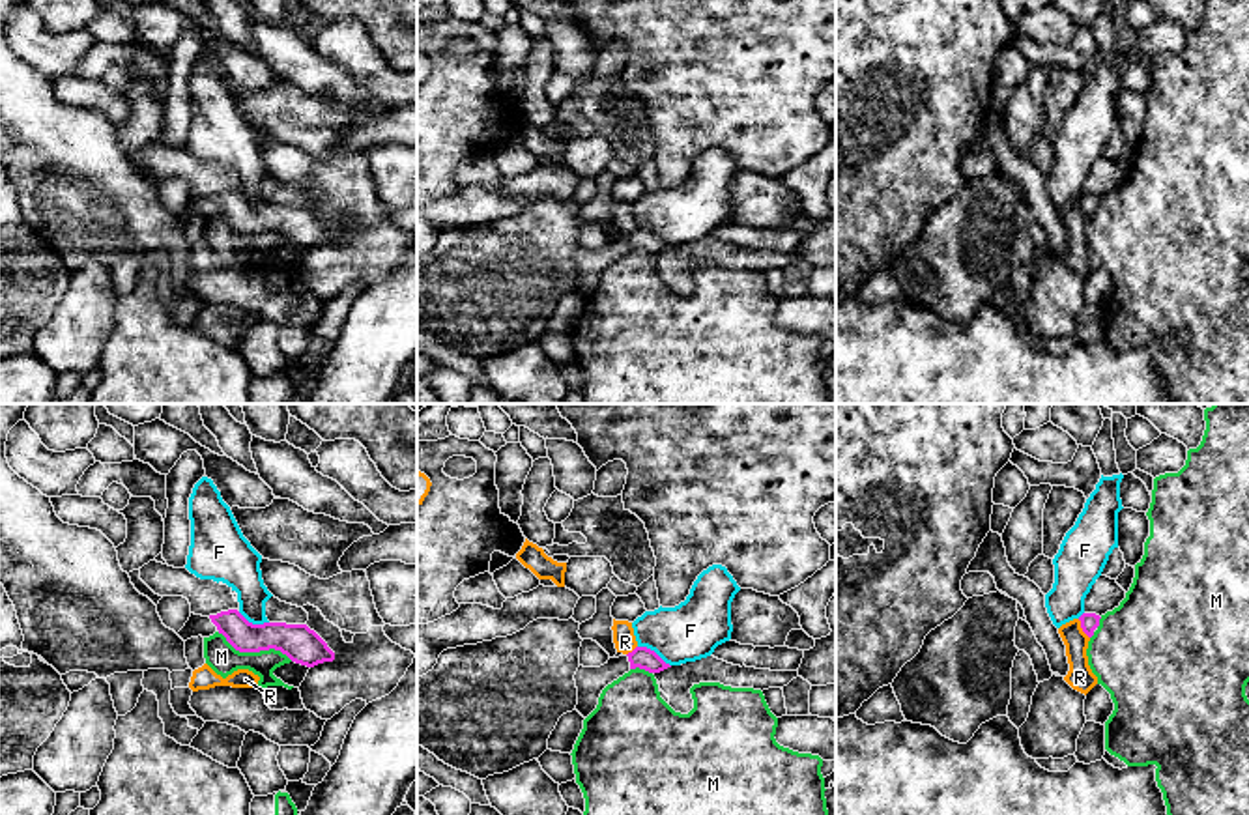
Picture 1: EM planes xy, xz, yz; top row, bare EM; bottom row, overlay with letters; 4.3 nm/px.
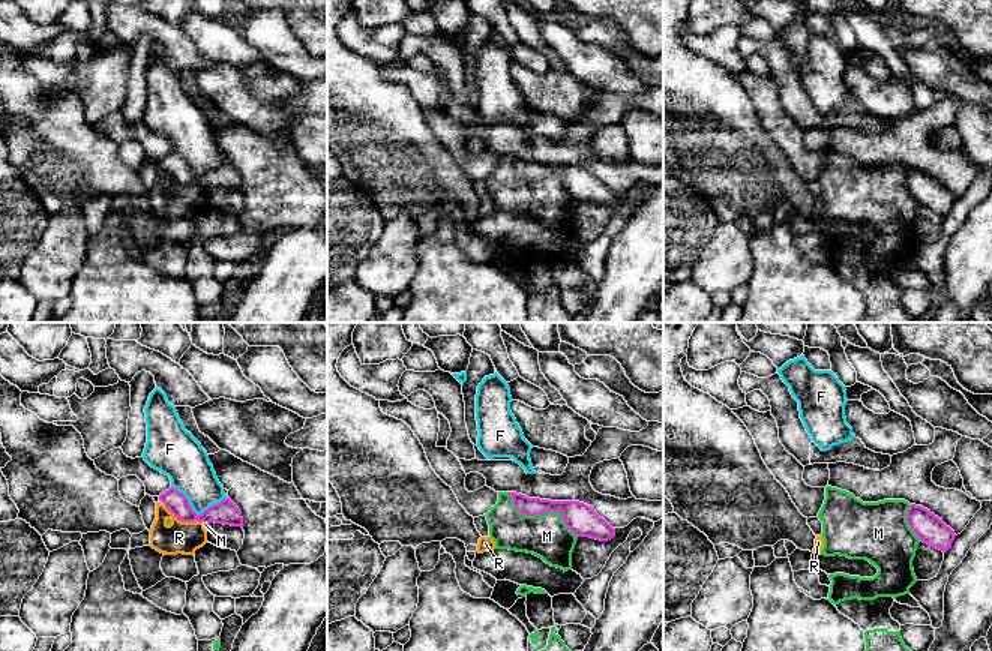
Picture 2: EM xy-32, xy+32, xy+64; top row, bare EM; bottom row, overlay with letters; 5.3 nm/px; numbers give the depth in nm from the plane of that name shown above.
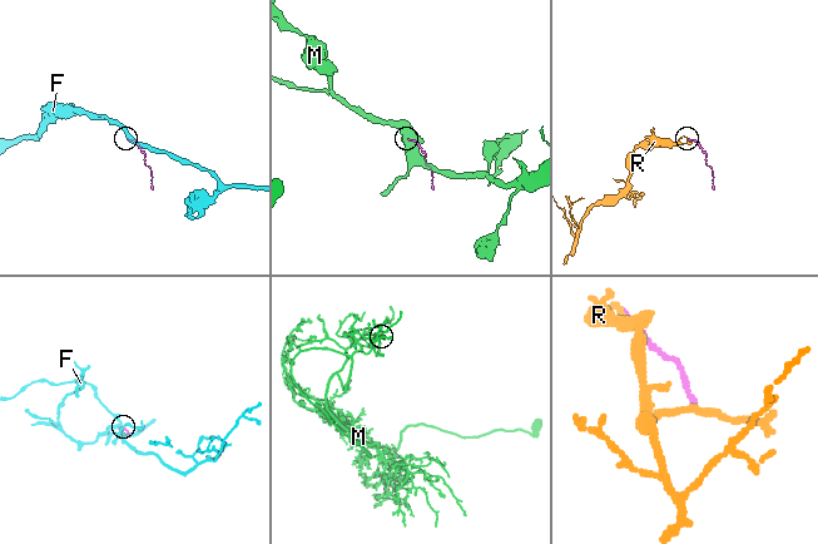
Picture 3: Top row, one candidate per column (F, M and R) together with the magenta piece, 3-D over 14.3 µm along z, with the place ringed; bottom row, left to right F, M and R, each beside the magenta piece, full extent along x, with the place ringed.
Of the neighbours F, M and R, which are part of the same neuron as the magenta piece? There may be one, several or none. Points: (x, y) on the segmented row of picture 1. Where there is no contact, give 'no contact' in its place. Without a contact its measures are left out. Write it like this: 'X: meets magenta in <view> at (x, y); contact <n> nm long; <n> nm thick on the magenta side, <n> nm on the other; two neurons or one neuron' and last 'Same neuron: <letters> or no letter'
F: meets magenta in xz at (653, 651); contact 170 nm long; 90 nm thick on the magenta side, 260 nm on the other; two neurons
M: meets magenta in xy at (255, 651); contact 340 nm long; 160 nm thick on the magenta side, 140 nm on the other; two neurons
R: meets magenta in yz at (1081, 627); contact 100 nm long; 80 nm thick on the magenta side, 110 nm on the other; two neurons
Same neuron: no letter

